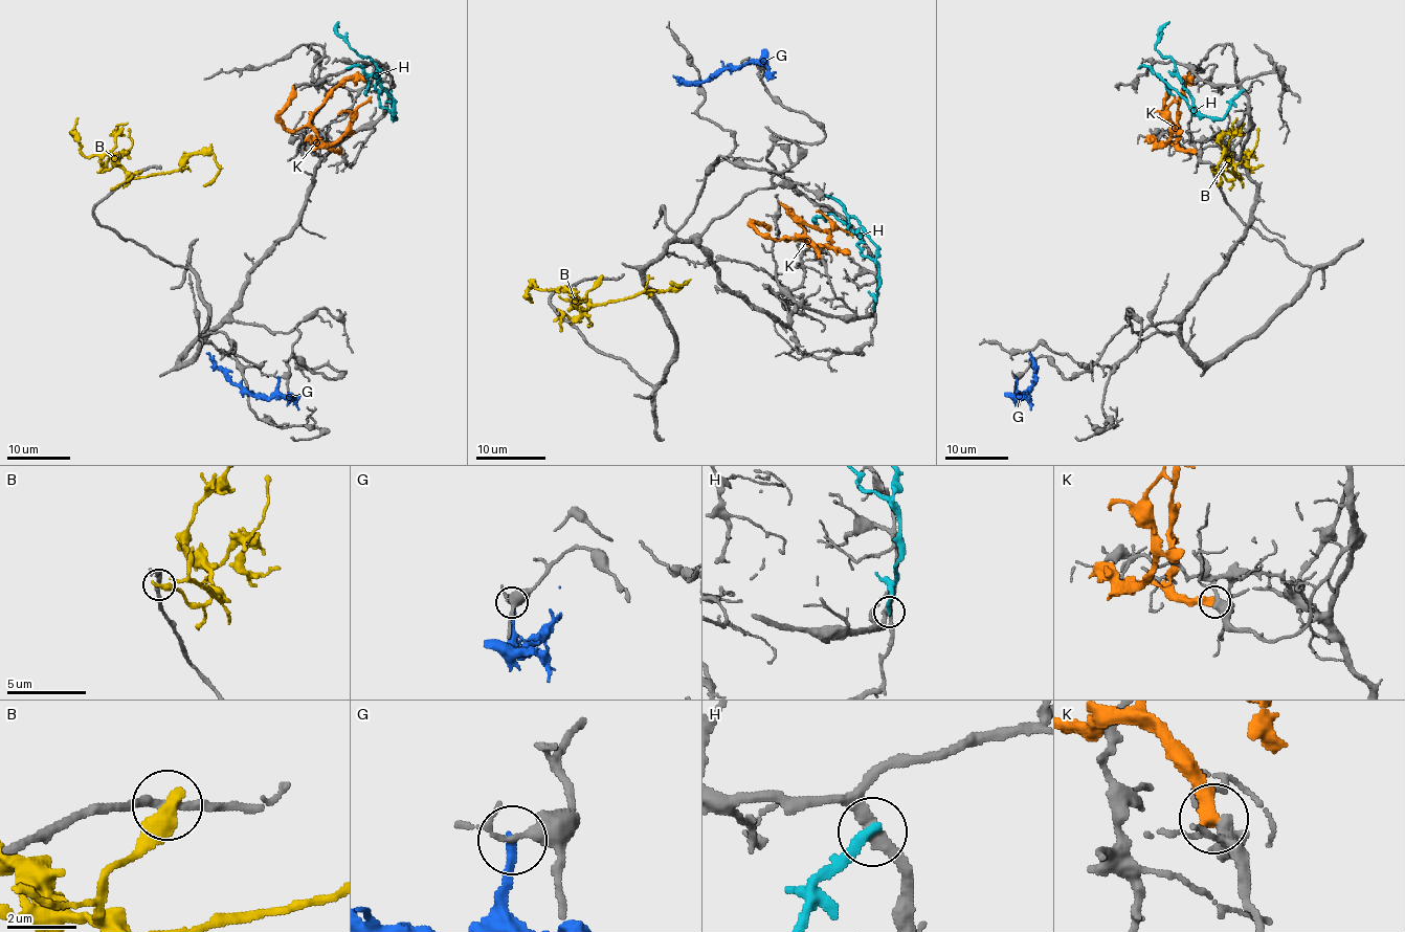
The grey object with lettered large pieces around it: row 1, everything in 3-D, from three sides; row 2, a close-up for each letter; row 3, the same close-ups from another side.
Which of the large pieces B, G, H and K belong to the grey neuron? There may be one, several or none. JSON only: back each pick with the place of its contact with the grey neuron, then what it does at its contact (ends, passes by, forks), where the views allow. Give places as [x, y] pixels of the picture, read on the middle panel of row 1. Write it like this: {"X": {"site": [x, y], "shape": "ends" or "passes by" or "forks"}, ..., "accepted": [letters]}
{"accepted": []}

